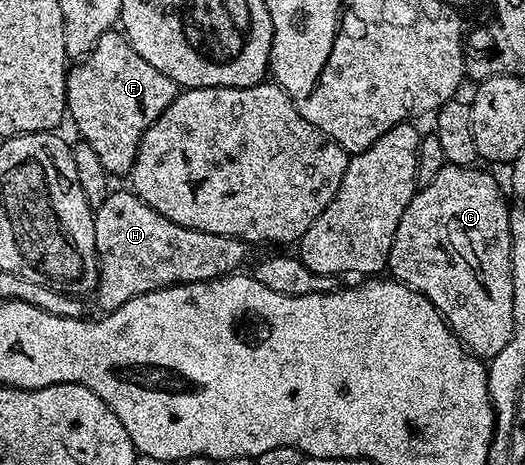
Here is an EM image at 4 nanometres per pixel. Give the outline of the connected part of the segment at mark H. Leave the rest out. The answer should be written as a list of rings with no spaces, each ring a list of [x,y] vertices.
[[[127,188],[112,189],[94,211],[99,285],[93,291],[93,299],[103,312],[121,308],[137,296],[164,290],[166,286],[210,282],[212,278],[234,274],[247,258],[249,246],[242,238],[185,228],[149,208]]]

